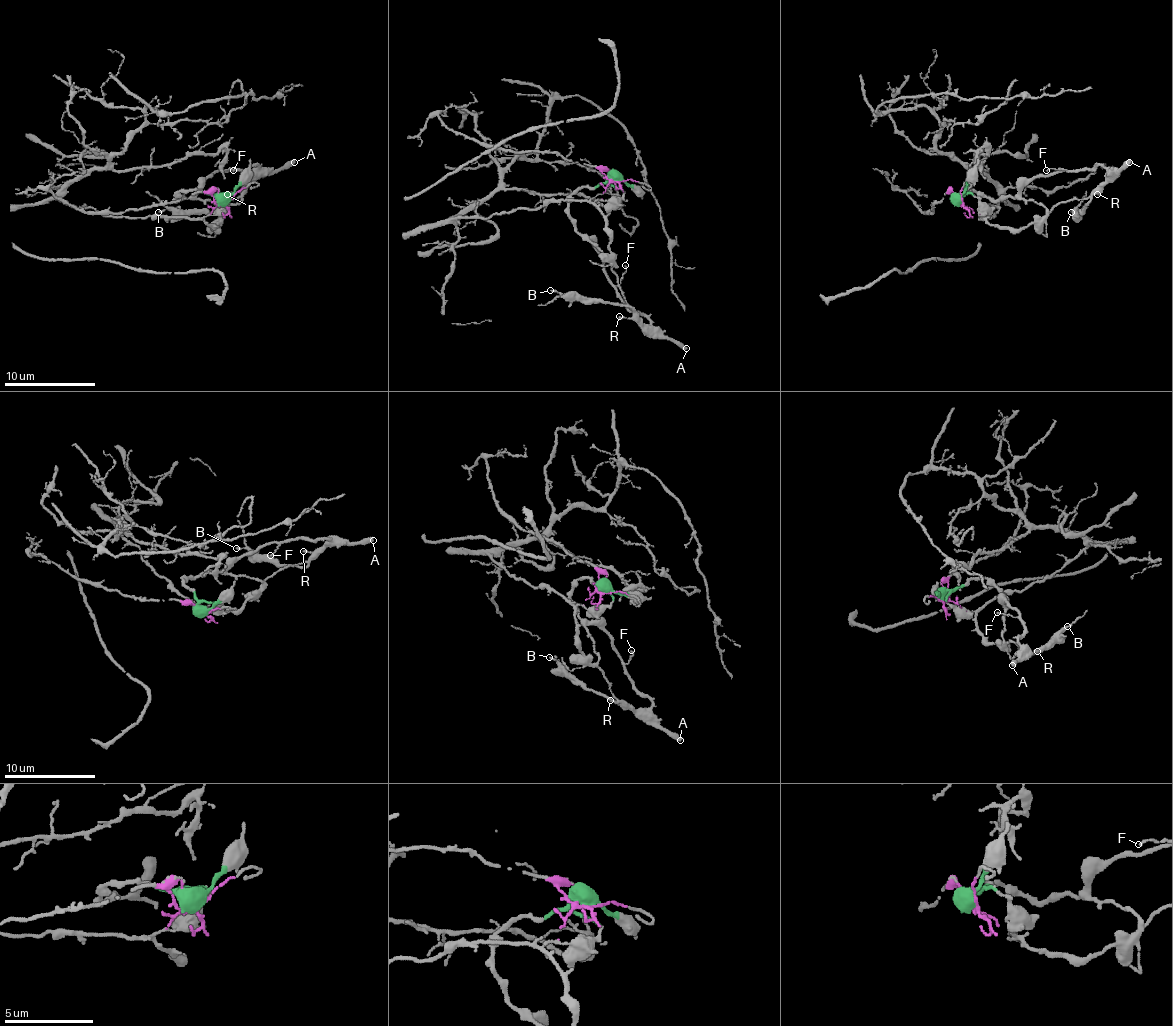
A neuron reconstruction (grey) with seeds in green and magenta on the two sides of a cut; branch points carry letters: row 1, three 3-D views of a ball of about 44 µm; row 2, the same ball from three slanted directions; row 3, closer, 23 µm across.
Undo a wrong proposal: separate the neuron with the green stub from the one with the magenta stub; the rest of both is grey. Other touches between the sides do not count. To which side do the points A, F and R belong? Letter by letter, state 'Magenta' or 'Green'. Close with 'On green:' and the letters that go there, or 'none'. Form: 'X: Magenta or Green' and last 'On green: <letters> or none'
A: Green
F: Green
R: Green
On green: A, F, R

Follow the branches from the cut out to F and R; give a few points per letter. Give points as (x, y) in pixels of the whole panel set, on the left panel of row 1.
F: (224, 203), (203, 192), (178, 194), (176, 198), (187, 198), (222, 169), (233, 171)
R: (224, 203), (203, 192), (176, 196), (178, 201), (187, 198), (215, 171), (258, 166), (247, 182), (226, 194)

